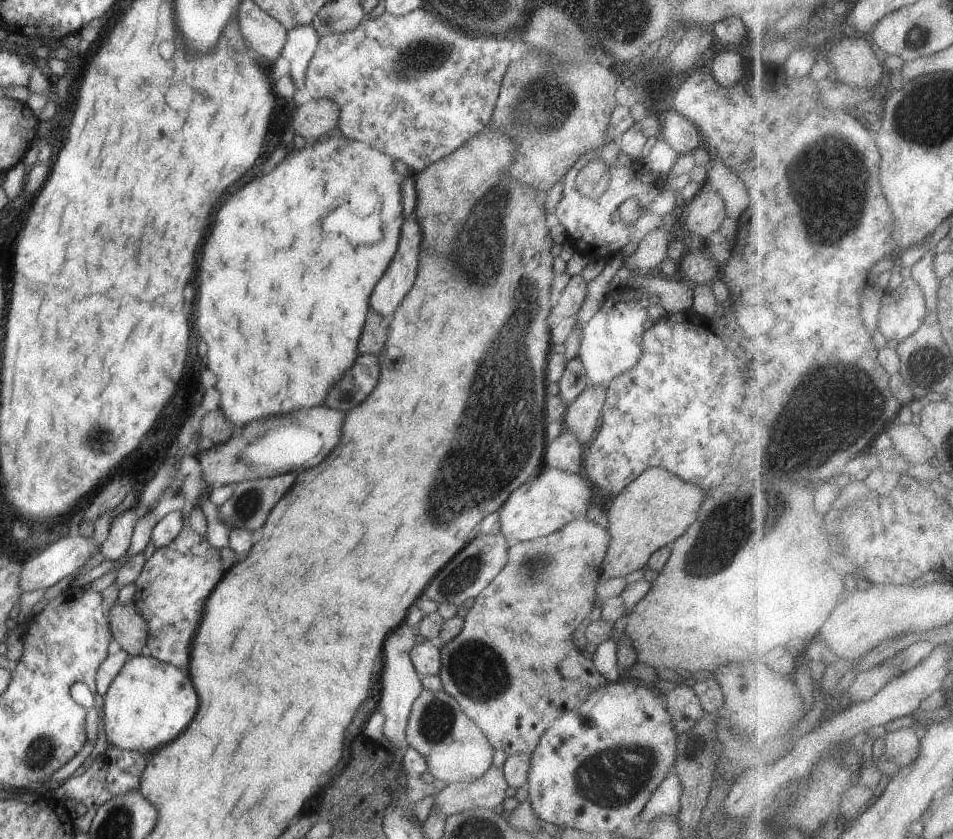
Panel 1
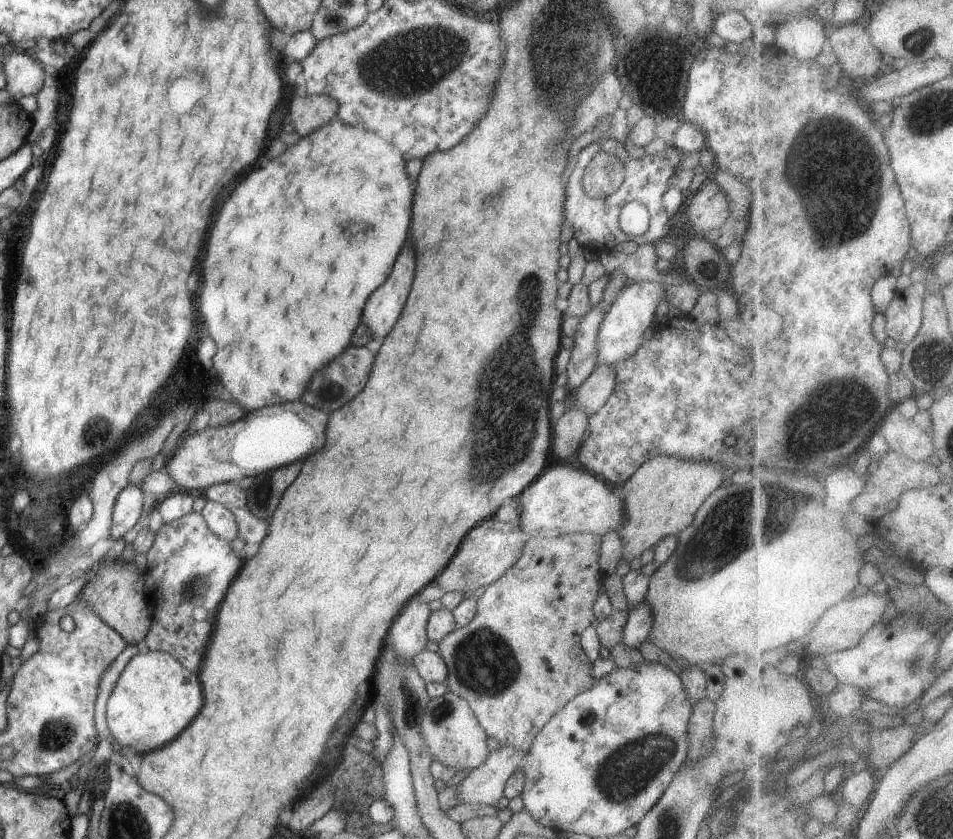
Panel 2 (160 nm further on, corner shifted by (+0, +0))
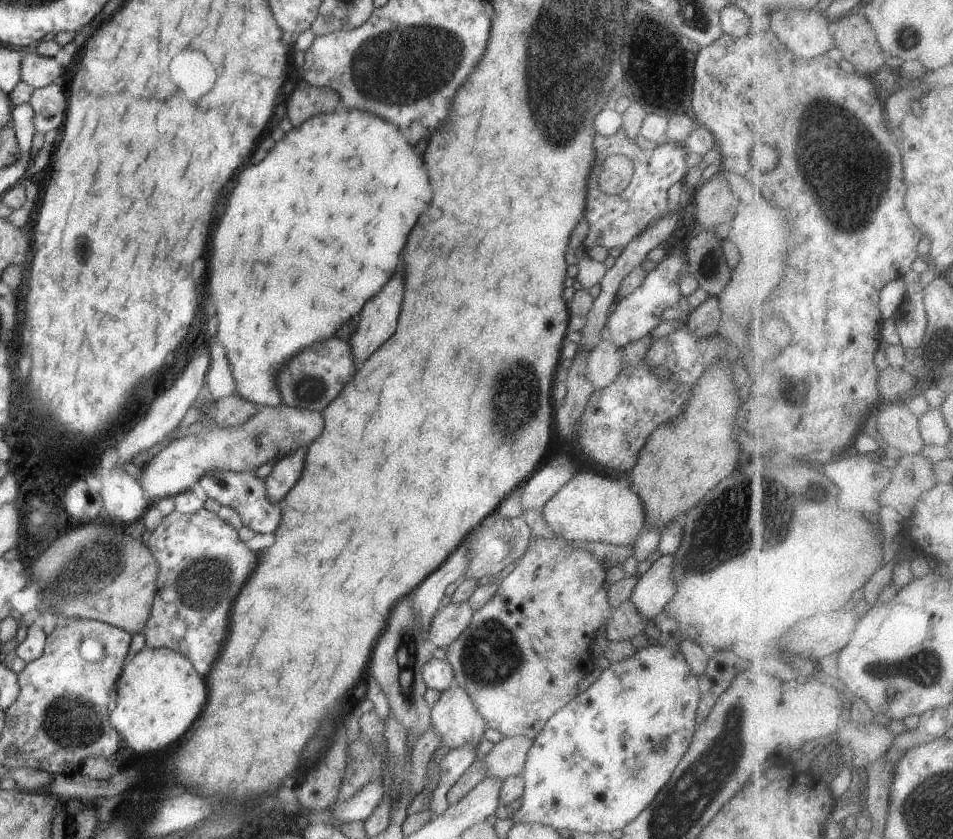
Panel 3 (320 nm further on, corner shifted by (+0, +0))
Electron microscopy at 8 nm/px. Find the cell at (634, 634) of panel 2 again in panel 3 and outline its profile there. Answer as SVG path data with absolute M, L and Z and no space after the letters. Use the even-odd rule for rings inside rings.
M662 555L637 578L630 599L640 614L648 620L664 611L665 606L677 593L677 582L673 575L674 566L674 555Z

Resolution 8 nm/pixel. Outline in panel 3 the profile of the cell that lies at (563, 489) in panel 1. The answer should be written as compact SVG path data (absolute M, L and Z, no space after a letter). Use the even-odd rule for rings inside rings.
M580 470L543 506L542 513L549 528L566 541L606 542L620 546L633 546L637 538L648 528L644 503L638 494L635 495L630 489L630 484L620 482L615 476L602 474L597 470Z

